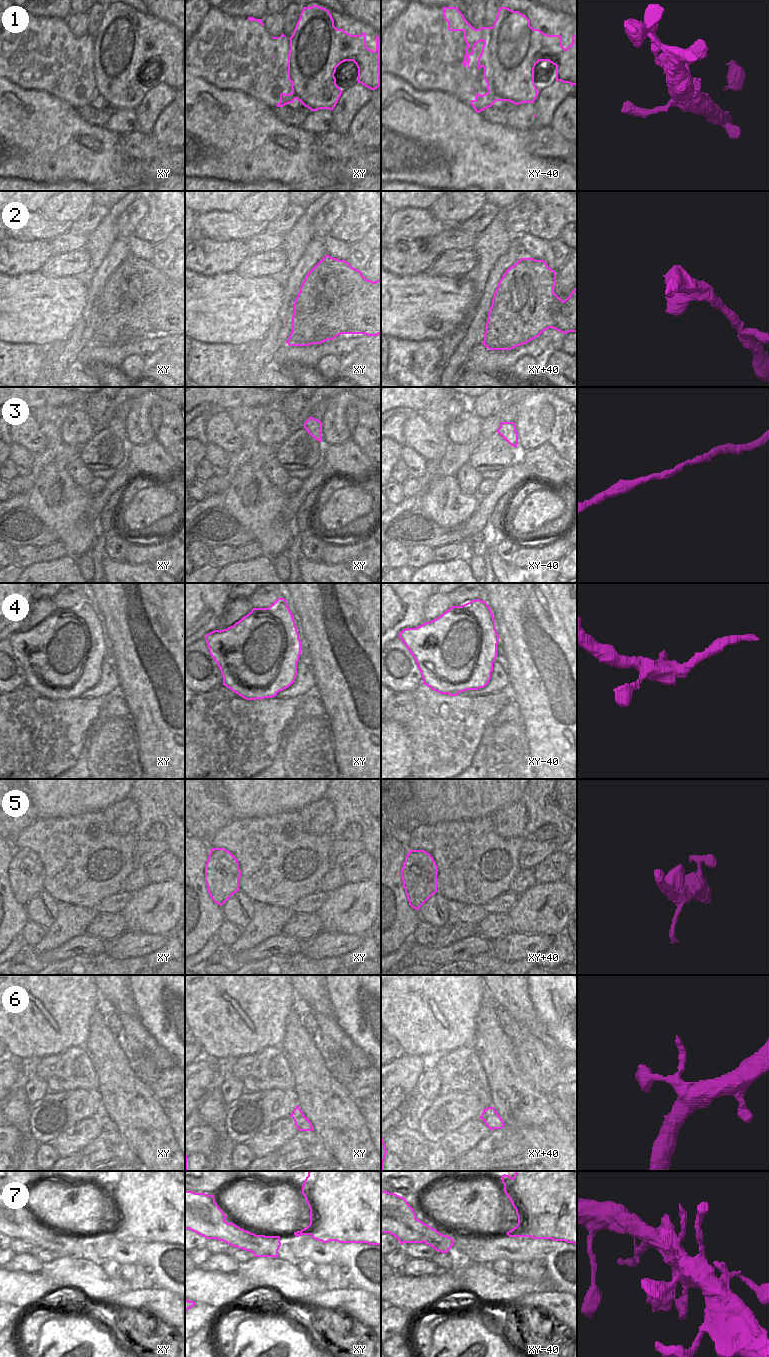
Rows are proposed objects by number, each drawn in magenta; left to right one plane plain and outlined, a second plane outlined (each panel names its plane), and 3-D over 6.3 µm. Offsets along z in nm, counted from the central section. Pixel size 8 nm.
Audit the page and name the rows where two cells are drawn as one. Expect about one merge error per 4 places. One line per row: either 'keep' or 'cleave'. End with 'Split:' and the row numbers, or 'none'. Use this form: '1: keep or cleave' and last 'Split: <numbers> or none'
1: keep
2: keep
3: keep
4: cleave
5: keep
6: keep
7: keep
Split: 4

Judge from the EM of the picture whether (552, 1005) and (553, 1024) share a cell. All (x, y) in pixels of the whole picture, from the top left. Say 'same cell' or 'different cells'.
same cell

